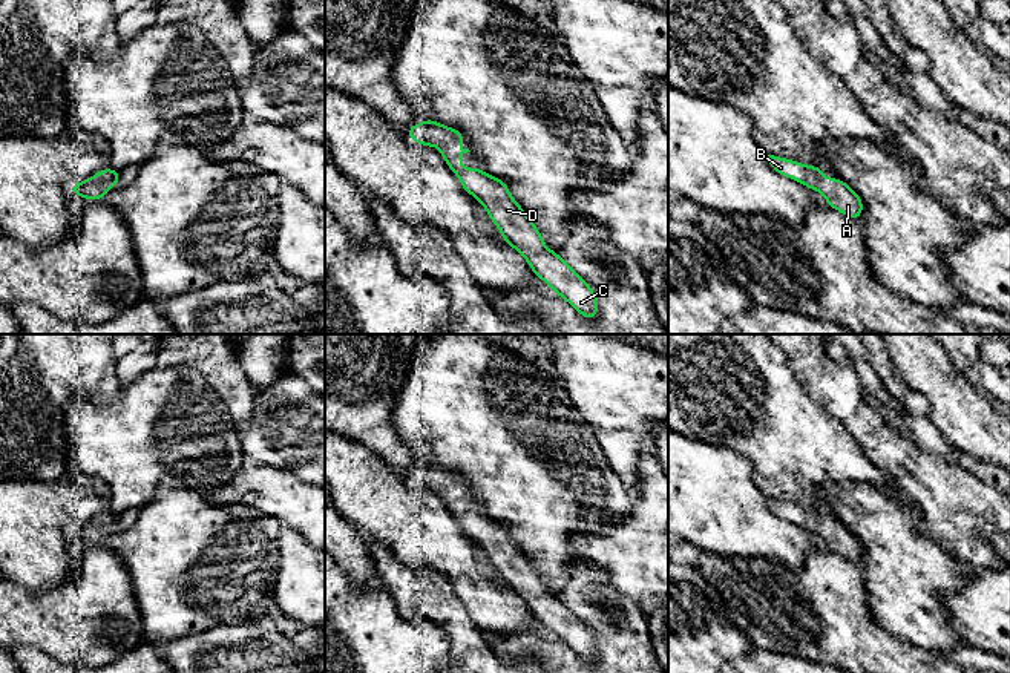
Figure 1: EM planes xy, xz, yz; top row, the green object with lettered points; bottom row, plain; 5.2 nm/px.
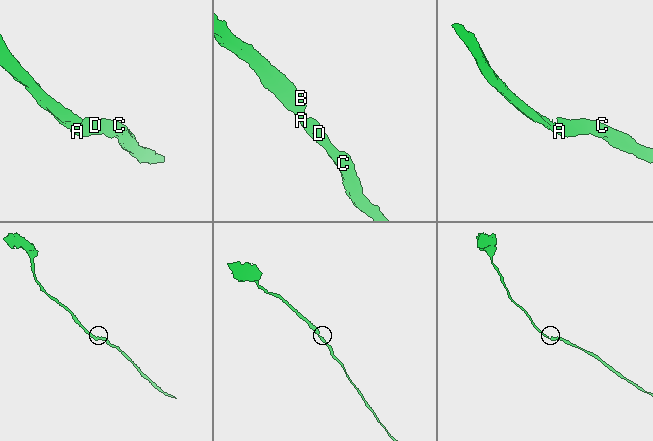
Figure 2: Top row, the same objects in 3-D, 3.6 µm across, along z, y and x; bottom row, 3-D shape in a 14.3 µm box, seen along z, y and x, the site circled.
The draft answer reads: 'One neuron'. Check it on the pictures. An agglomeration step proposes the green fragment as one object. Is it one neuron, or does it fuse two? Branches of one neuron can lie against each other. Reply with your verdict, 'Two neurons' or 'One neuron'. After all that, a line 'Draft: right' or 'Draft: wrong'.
One neuron
Draft: right

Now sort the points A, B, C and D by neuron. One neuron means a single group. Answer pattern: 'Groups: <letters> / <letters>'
Groups: A B C D

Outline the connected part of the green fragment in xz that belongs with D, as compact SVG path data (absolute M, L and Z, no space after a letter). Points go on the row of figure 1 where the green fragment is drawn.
M425 120L406 130L418 144L438 147L448 167L457 175L466 193L475 196L498 227L506 244L513 247L530 265L535 276L567 300L581 316L595 319L598 302L590 285L555 251L549 250L539 230L512 198L507 184L480 167L461 166L461 155L471 150L457 146L466 141L463 132L437 120Z

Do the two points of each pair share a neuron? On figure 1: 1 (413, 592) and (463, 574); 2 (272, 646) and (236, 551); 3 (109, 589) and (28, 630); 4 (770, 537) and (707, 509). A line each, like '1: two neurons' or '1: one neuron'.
1: two neurons
2: two neurons
3: one neuron
4: one neuron

